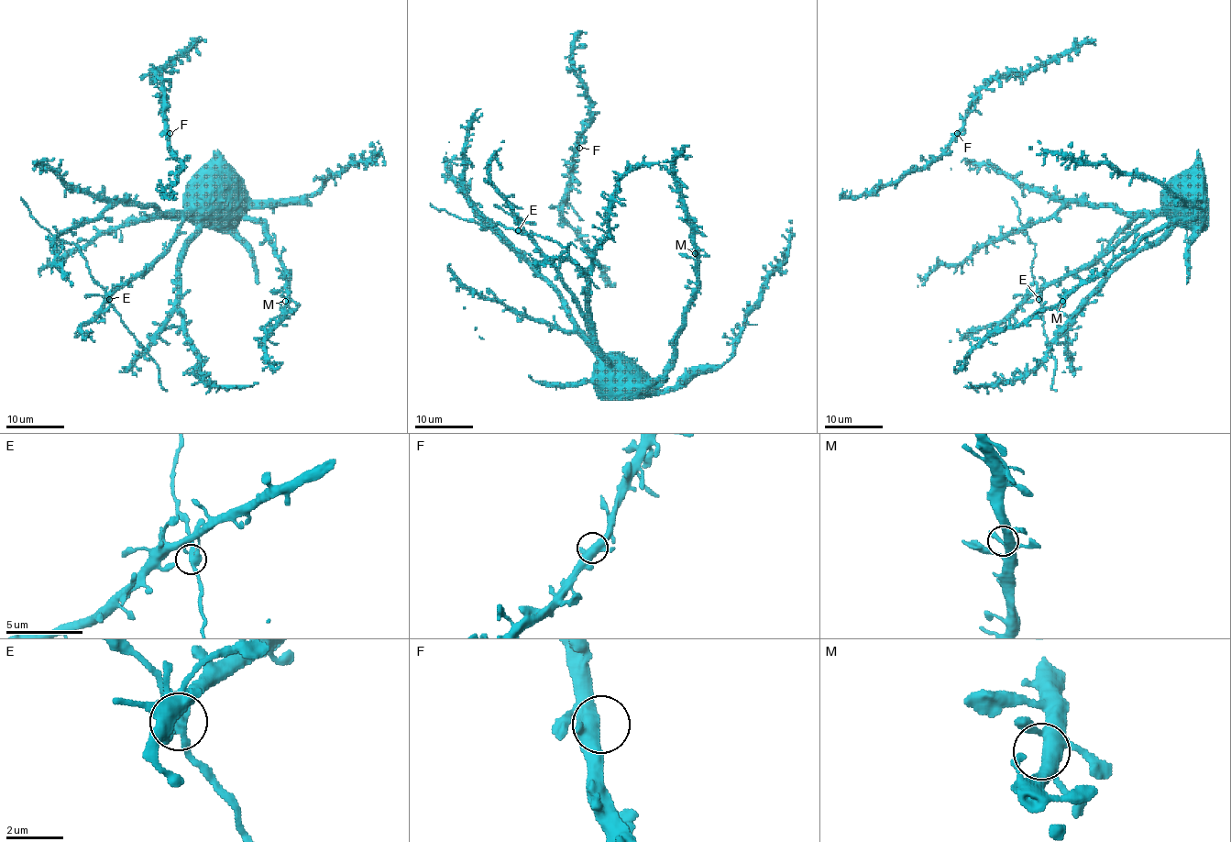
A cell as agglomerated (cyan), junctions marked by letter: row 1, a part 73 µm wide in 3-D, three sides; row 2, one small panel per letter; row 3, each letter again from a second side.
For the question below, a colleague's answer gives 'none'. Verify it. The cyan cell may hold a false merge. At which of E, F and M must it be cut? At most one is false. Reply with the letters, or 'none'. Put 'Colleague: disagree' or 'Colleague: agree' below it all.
none
Colleague: agree

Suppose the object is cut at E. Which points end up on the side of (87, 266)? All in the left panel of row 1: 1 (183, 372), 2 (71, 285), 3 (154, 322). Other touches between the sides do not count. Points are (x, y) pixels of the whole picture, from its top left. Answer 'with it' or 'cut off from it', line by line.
1: cut off from it
2: cut off from it
3: cut off from it

